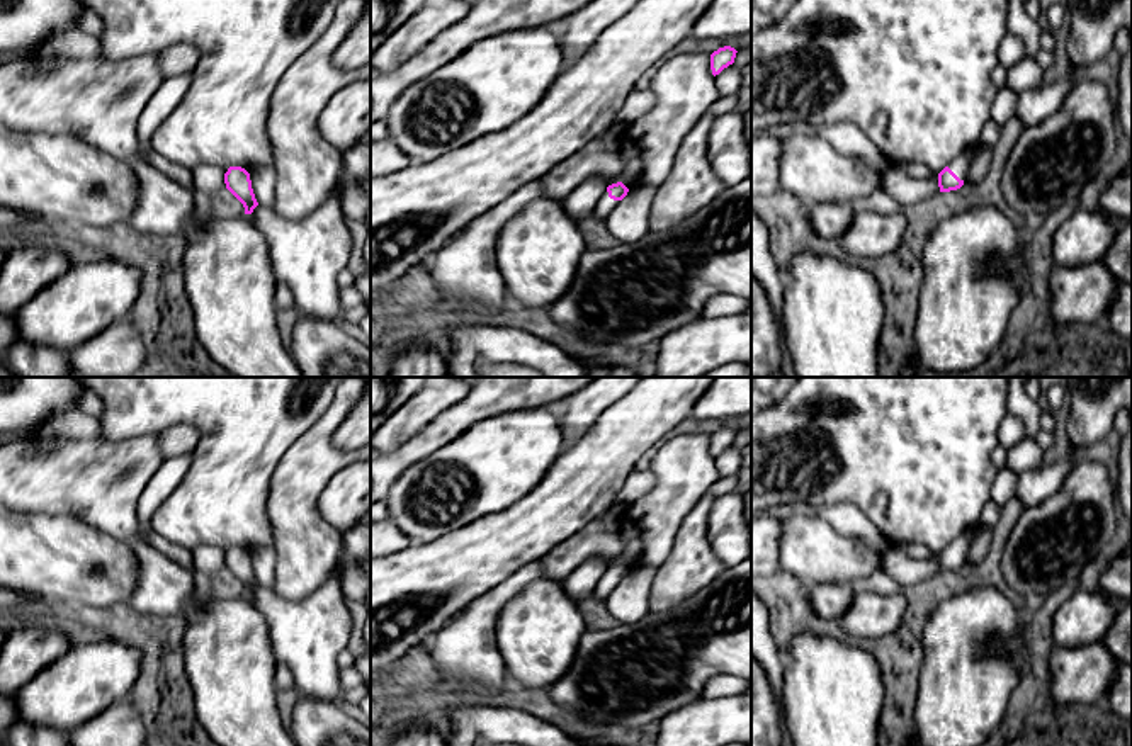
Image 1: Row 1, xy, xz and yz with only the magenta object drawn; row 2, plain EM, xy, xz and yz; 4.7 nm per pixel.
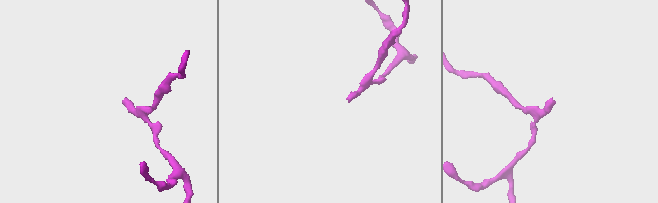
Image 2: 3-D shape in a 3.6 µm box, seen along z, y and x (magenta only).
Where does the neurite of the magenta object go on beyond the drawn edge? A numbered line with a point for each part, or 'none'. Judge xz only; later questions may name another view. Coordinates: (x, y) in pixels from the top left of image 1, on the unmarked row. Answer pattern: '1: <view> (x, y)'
1: xz (605, 585)

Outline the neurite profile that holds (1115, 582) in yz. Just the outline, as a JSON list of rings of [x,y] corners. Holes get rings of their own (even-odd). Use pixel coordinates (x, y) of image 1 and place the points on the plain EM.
[[[1132,544],[1101,573],[1098,590],[1118,607],[1132,600]]]

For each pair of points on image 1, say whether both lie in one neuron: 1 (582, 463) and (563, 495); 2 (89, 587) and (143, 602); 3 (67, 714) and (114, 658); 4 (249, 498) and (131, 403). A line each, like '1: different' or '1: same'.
1: same
2: different
3: same
4: same

